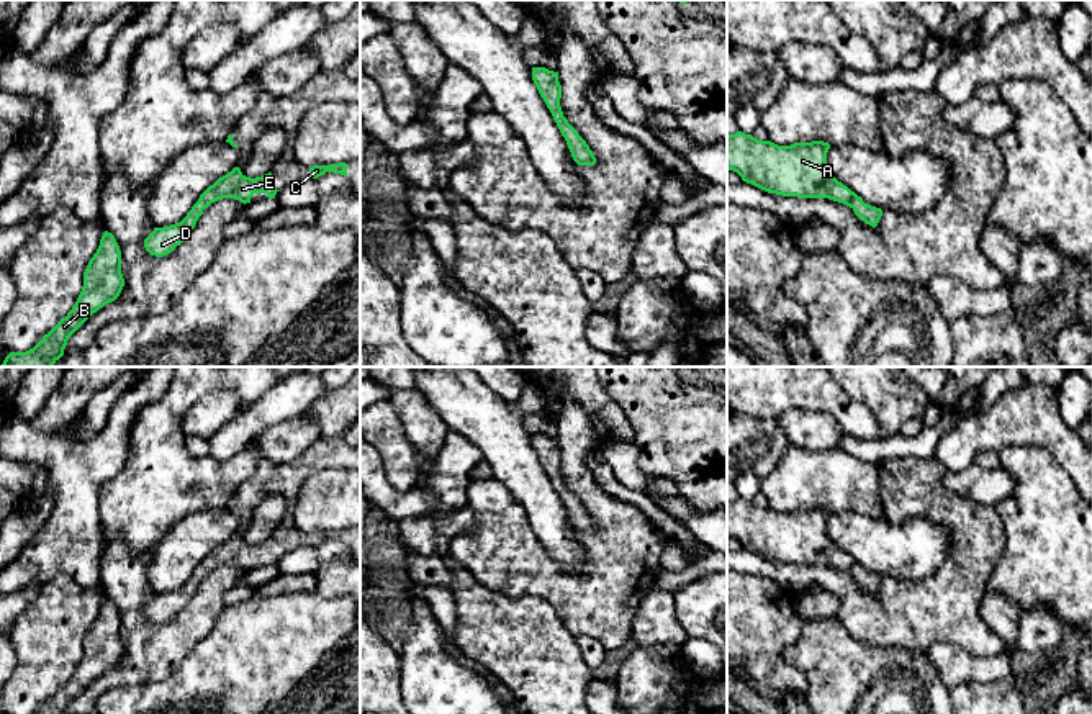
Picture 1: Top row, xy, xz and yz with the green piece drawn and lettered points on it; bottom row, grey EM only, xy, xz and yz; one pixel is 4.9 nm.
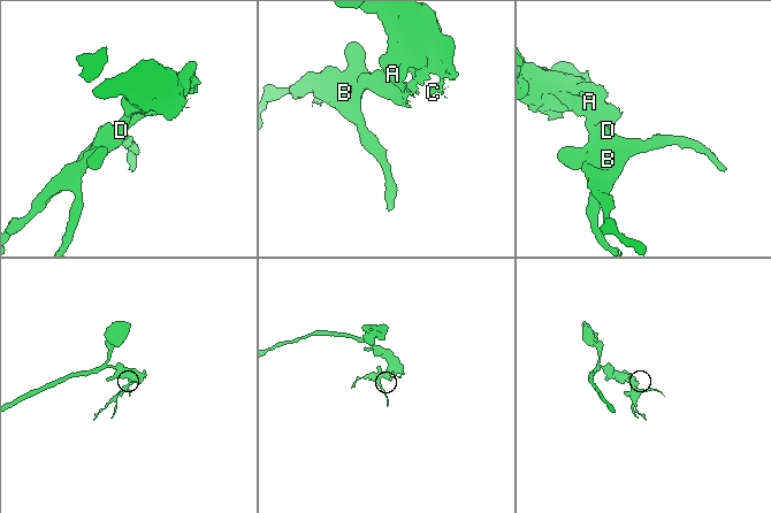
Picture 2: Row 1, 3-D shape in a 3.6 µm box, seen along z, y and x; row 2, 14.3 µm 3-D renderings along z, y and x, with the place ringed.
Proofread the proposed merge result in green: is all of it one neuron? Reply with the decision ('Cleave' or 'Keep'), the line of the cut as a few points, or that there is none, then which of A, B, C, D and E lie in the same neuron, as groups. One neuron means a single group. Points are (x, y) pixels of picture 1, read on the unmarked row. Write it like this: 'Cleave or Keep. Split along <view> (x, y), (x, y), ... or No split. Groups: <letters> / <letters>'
Keep. No split. Groups: A B C D E

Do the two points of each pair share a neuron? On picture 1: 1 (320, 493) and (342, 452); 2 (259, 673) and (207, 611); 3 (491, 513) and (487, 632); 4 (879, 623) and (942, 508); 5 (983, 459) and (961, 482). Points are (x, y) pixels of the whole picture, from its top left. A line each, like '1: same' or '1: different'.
1: different
2: different
3: different
4: same
5: different

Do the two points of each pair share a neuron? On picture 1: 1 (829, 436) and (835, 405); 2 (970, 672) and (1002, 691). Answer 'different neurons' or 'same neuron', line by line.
1: different neurons
2: different neurons

